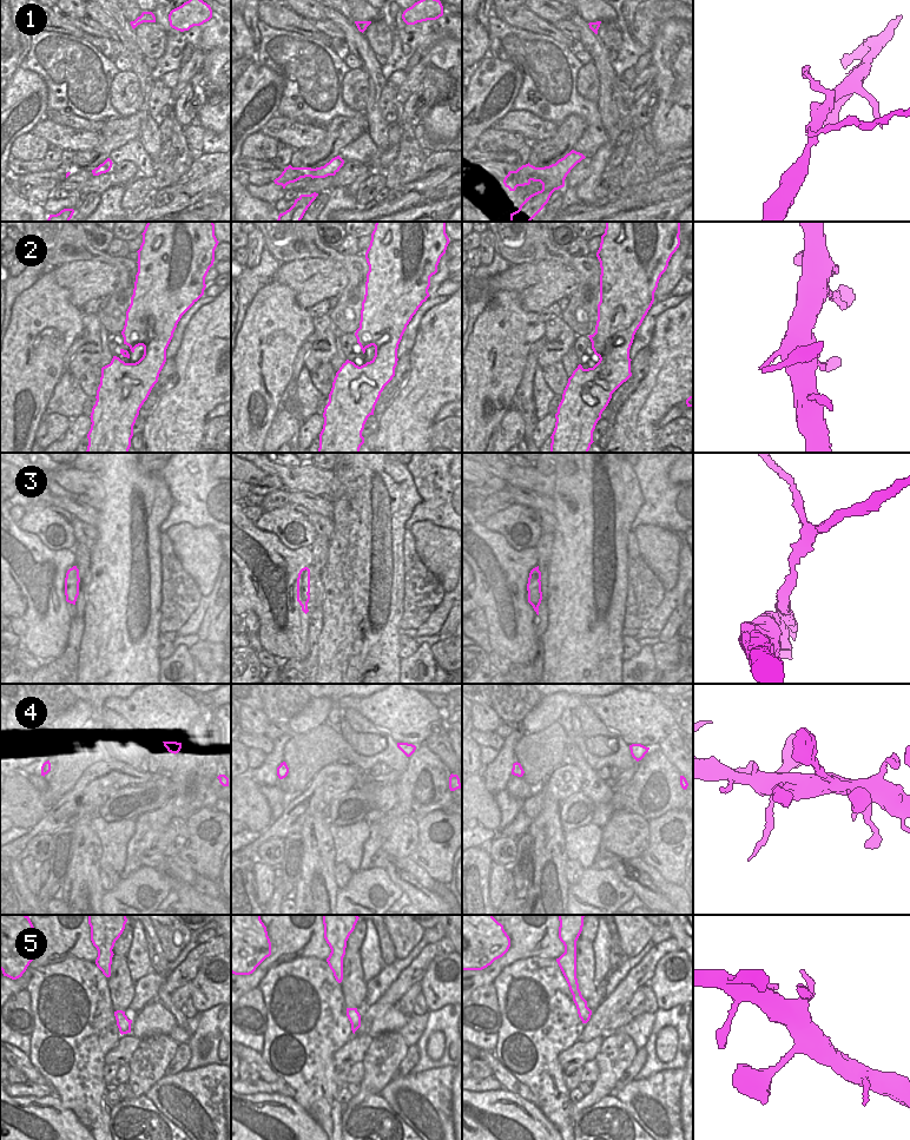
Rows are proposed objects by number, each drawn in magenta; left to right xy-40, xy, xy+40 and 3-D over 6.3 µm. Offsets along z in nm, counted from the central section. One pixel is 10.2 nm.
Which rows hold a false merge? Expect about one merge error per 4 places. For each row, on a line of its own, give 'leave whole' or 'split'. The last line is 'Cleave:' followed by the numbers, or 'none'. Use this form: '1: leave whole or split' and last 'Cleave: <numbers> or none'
1: split
2: leave whole
3: leave whole
4: leave whole
5: leave whole
Cleave: 1

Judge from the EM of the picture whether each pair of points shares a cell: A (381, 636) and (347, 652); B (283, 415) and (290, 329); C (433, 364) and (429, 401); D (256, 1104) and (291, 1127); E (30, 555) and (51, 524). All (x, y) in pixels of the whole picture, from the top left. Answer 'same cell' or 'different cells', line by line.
A: same cell
B: different cells
C: same cell
D: same cell
E: different cells

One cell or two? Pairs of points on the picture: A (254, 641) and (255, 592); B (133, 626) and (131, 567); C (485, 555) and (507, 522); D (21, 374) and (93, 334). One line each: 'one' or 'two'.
A: two
B: one
C: two
D: two

